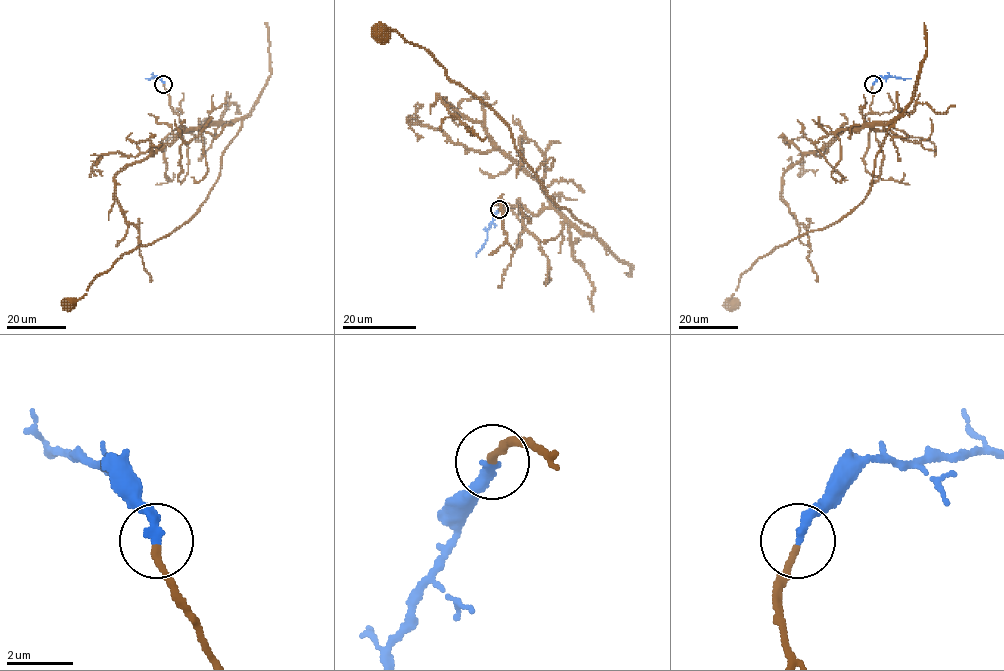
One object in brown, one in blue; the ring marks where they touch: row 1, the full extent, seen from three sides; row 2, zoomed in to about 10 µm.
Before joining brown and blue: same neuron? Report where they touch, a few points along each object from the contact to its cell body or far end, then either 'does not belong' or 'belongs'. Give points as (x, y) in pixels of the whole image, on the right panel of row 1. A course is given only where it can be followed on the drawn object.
at (873, 84); brown runs (873, 85), (865, 121), (876, 129), (896, 122), (865, 198), (760, 257), (733, 303); blue runs (873, 84), (879, 77), (910, 78); belongs

